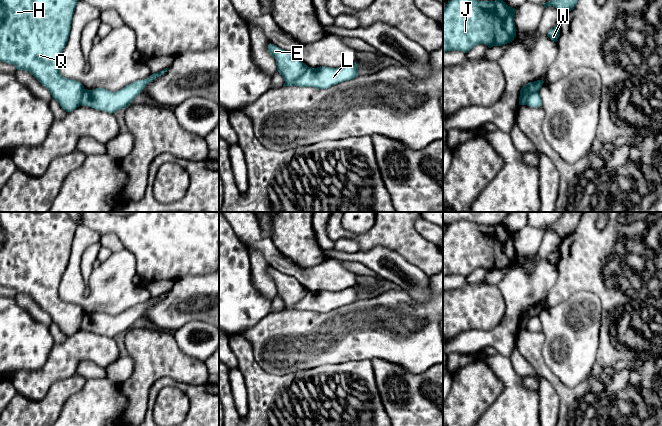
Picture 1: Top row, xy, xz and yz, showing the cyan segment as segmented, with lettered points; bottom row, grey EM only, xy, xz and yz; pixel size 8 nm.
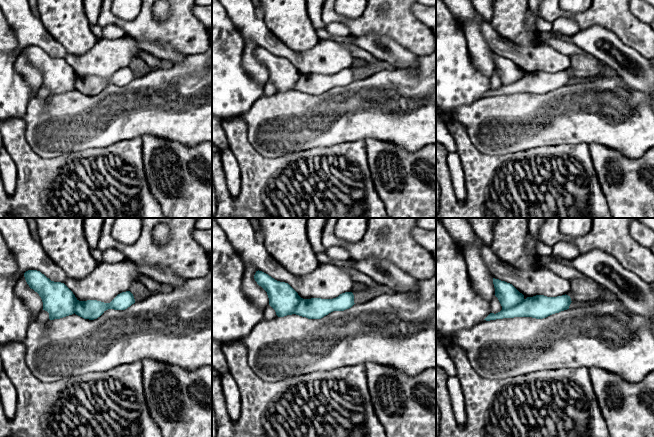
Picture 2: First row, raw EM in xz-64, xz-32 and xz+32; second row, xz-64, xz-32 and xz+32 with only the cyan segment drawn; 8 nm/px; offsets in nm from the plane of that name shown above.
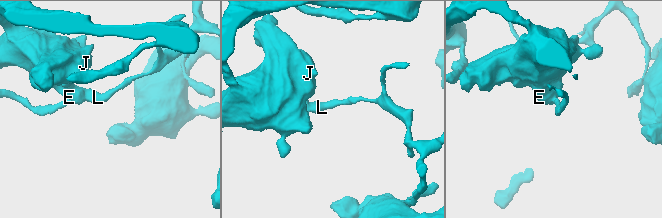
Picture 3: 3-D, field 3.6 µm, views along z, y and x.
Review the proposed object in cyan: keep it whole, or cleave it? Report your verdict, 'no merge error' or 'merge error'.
merge error

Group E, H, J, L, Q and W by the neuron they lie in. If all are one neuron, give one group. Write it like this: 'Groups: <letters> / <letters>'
Groups: E H J Q W / L

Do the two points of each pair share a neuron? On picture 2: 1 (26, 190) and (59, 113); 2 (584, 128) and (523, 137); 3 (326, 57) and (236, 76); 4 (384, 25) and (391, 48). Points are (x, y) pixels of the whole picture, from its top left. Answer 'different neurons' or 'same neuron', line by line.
1: different neurons
2: same neuron
3: different neurons
4: different neurons

